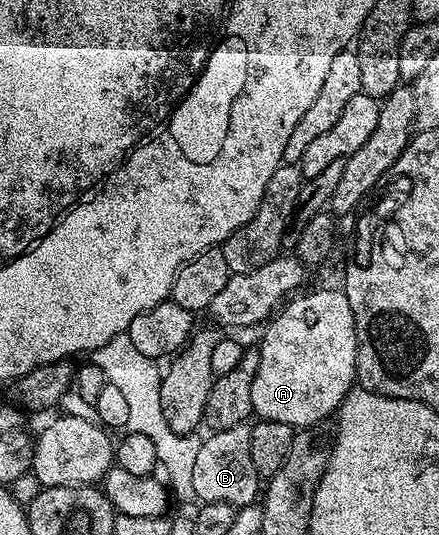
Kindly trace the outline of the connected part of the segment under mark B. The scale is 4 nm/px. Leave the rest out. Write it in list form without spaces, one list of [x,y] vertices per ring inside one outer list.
[[[247,423],[217,429],[203,437],[203,446],[197,451],[193,466],[193,491],[197,491],[200,502],[225,503],[234,507],[256,504],[261,493],[261,478],[257,467],[253,467],[250,438],[251,425]]]

